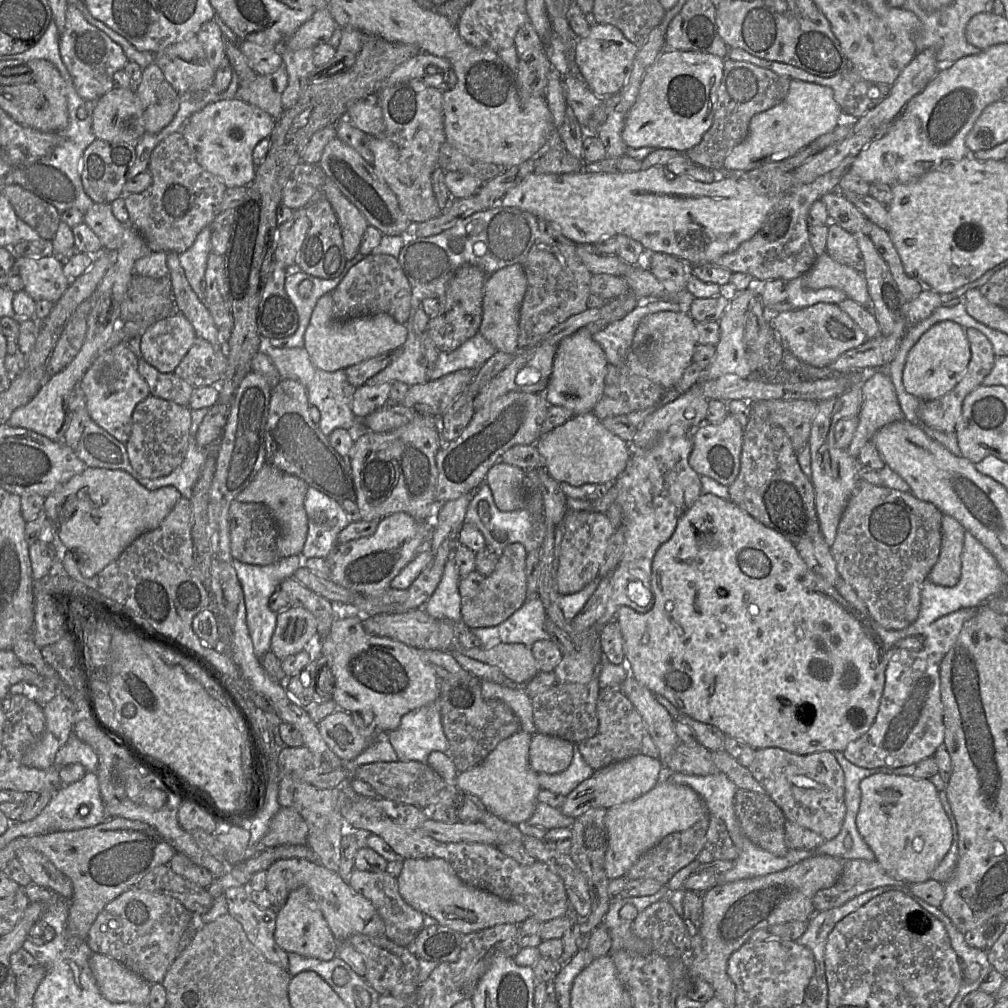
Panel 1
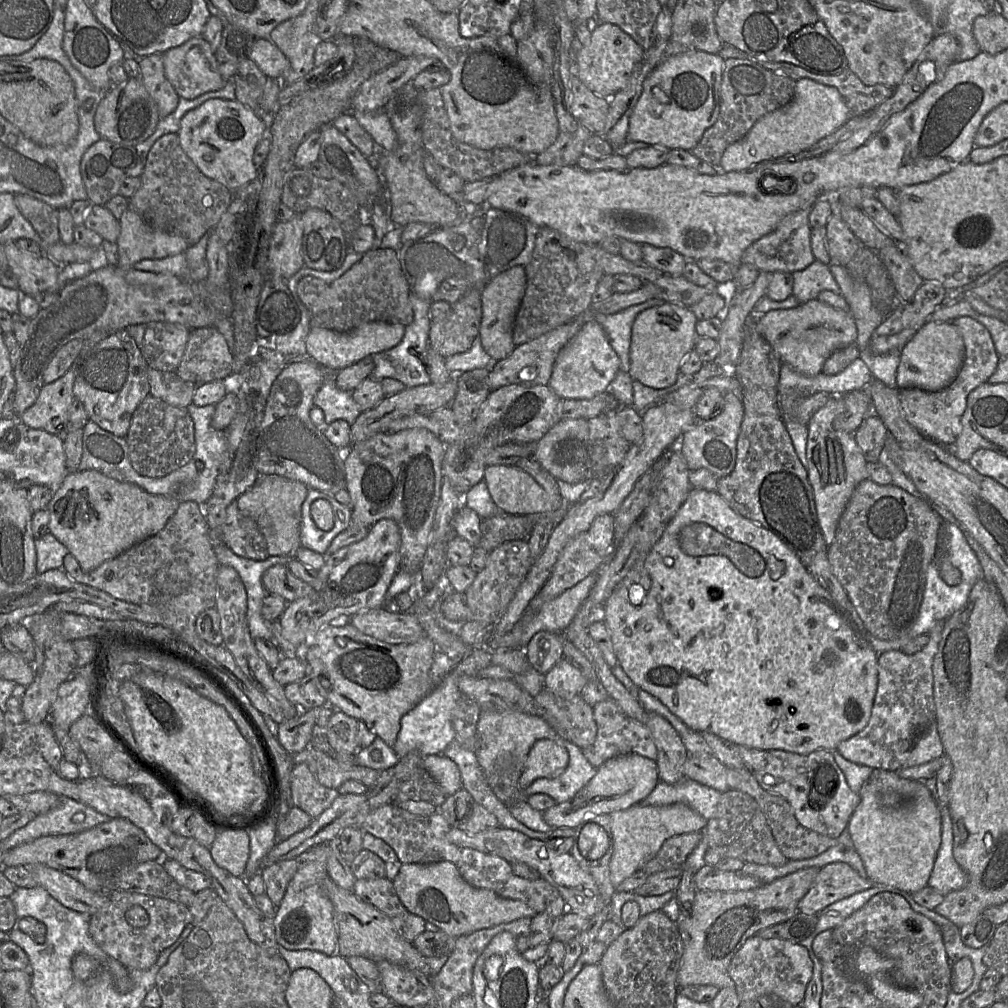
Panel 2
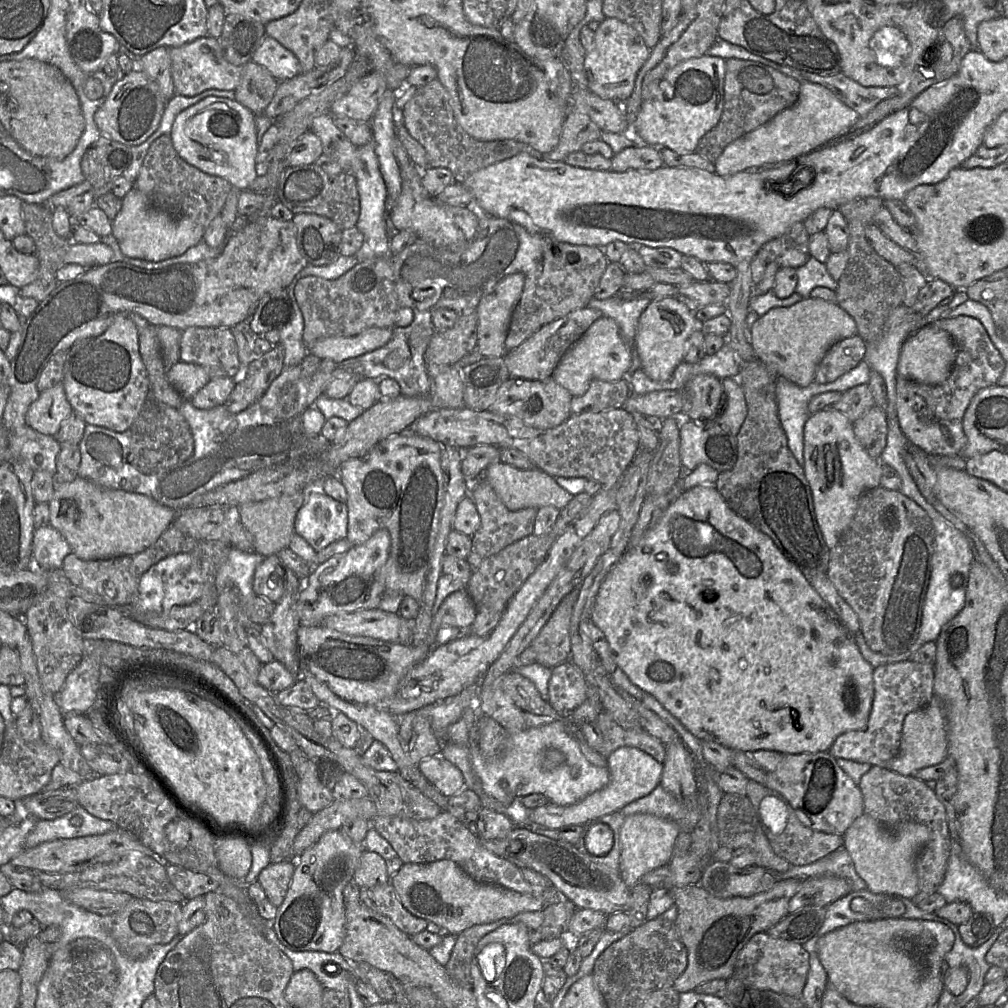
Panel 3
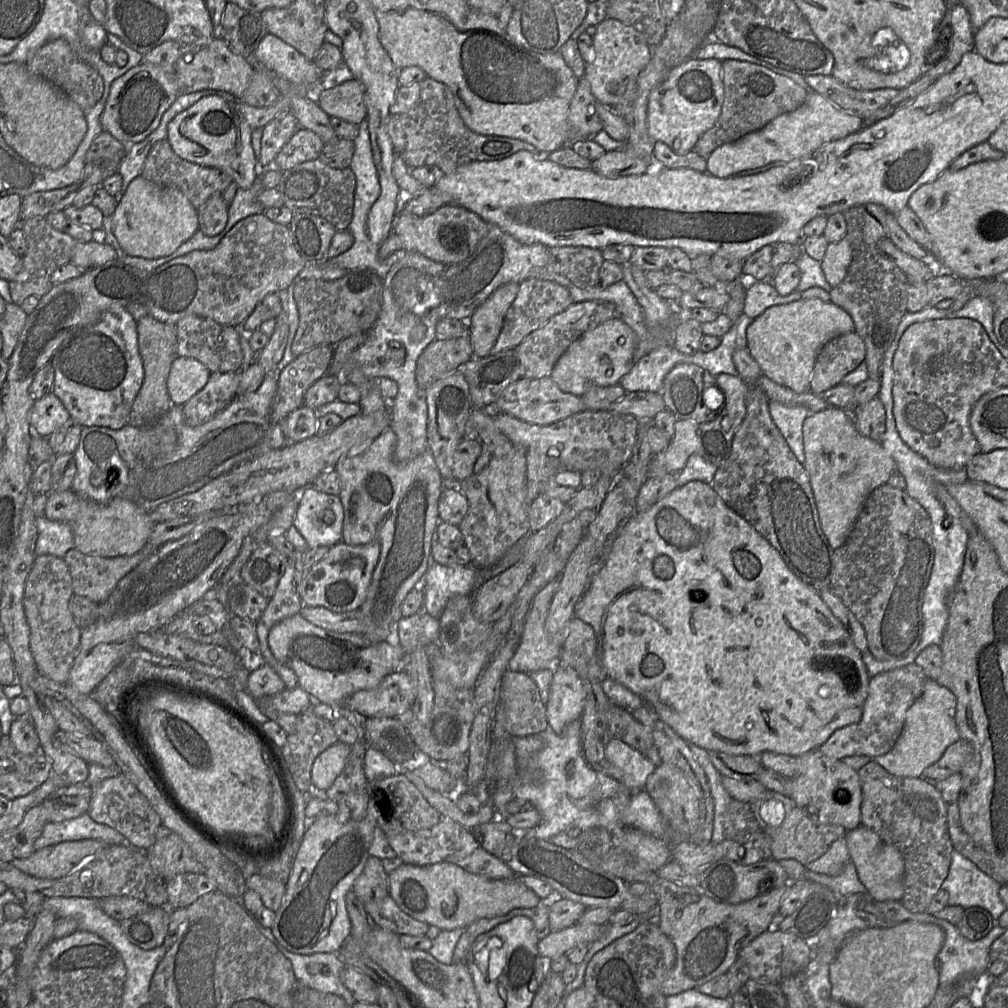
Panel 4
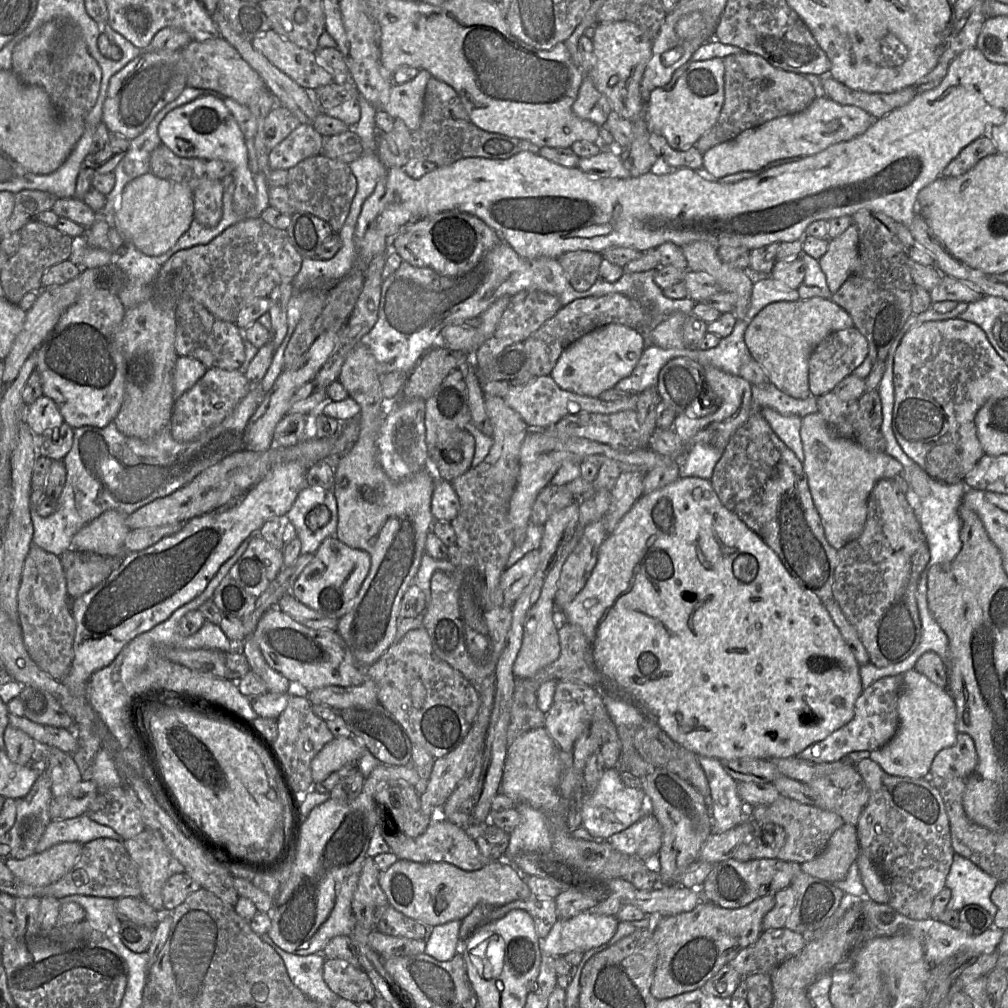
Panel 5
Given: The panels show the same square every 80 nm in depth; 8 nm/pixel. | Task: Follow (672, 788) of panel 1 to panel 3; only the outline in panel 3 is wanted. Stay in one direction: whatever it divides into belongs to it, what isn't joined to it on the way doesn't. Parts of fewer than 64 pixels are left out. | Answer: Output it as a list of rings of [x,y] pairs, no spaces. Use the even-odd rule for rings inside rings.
[[[633,814],[625,817],[620,828],[619,863],[619,874],[624,883],[631,888],[646,873],[669,864],[675,840],[680,833],[674,822],[651,814]]]

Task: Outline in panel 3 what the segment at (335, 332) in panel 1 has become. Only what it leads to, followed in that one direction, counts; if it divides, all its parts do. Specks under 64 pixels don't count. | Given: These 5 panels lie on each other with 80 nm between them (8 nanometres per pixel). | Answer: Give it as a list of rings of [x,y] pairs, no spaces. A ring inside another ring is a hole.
[[[372,327],[352,337],[320,339],[308,348],[308,353],[321,360],[340,362],[383,347],[391,337],[391,328]]]

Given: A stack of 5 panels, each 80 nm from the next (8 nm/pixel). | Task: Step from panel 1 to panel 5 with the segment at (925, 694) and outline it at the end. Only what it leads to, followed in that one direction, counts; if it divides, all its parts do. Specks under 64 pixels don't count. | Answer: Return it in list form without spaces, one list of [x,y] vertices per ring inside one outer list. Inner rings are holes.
[[[902,675],[878,679],[864,689],[857,698],[854,706],[854,717],[846,725],[835,730],[825,739],[810,745],[796,757],[817,763],[836,762],[851,752],[872,752],[883,747],[893,738],[898,729],[897,704],[902,687]]]

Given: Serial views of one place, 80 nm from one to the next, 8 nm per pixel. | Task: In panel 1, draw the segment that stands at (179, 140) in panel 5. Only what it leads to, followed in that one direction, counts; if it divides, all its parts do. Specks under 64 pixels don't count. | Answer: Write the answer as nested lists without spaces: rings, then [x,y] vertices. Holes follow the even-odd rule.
[[[233,98],[210,103],[192,114],[183,126],[181,133],[197,162],[220,179],[227,188],[249,186],[254,180],[257,169],[253,163],[253,150],[262,139],[270,137],[275,121],[270,114],[260,108]]]

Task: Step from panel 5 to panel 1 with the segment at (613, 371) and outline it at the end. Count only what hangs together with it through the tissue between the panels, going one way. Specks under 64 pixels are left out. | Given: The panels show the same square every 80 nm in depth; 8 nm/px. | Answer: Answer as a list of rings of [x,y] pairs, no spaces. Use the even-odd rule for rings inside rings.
[[[583,327],[570,336],[565,337],[558,345],[554,357],[552,374],[544,398],[550,406],[561,406],[569,410],[573,416],[593,412],[596,404],[601,398],[605,388],[605,377],[607,374],[608,360],[600,345],[594,341],[593,334],[588,328]]]

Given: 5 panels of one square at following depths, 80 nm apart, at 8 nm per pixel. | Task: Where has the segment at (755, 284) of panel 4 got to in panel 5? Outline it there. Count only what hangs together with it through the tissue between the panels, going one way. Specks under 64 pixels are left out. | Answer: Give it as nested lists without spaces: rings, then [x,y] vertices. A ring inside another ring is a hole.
[[[770,276],[753,282],[751,301],[746,313],[747,320],[752,320],[766,305],[779,301],[796,301],[800,299],[796,289],[791,289]]]

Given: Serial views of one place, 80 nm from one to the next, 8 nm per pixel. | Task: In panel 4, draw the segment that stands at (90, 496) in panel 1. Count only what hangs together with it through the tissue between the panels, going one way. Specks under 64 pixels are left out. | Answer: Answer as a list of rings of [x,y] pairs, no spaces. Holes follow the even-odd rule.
[[[72,489],[48,494],[45,517],[70,525],[77,550],[101,557],[130,556],[139,552],[148,543],[156,524],[148,511],[131,501],[113,499],[107,504],[98,504],[79,496]]]

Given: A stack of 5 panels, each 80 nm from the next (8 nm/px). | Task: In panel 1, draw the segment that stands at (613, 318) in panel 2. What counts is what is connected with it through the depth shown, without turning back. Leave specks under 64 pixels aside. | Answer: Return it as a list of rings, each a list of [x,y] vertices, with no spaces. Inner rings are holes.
[[[639,299],[638,306],[621,320],[615,321],[593,334],[593,339],[603,349],[608,363],[617,368],[626,364],[635,331],[647,315],[661,311],[686,310],[679,301]]]

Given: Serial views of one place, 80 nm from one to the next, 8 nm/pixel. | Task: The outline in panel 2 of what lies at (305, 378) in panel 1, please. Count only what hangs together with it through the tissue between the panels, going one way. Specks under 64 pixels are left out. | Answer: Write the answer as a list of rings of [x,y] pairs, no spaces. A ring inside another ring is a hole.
[[[334,378],[327,379],[321,385],[313,403],[324,413],[322,429],[336,420],[345,420],[351,425],[362,413],[362,410],[352,398],[352,392],[339,389]]]

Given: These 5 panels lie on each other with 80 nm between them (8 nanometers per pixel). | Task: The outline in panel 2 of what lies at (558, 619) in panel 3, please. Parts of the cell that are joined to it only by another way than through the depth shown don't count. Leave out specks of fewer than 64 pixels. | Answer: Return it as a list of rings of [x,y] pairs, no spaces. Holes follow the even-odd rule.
[[[540,631],[526,646],[529,662],[542,674],[547,673],[563,659],[565,635],[563,632]]]

